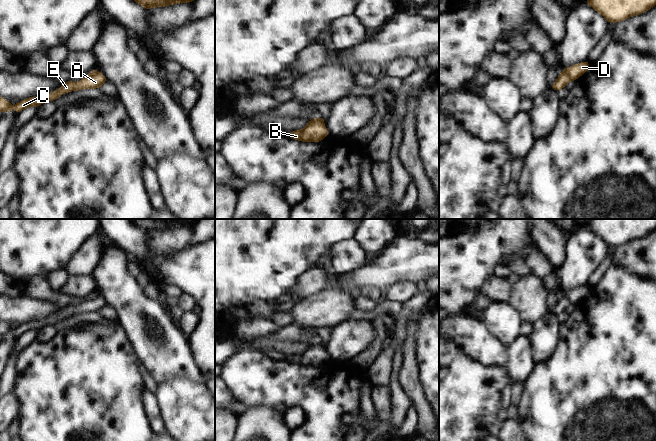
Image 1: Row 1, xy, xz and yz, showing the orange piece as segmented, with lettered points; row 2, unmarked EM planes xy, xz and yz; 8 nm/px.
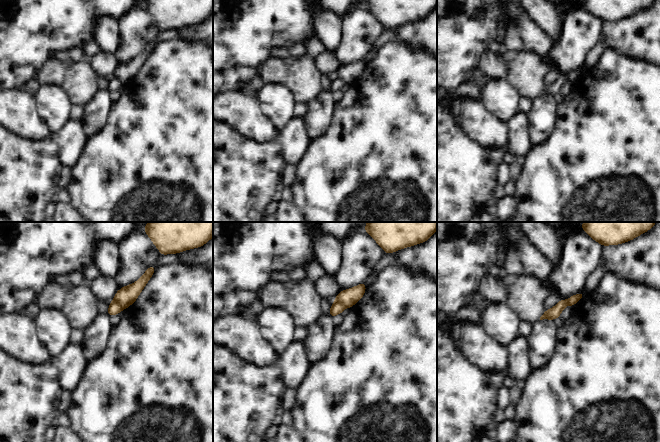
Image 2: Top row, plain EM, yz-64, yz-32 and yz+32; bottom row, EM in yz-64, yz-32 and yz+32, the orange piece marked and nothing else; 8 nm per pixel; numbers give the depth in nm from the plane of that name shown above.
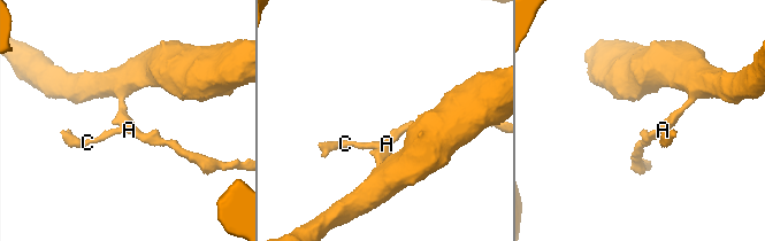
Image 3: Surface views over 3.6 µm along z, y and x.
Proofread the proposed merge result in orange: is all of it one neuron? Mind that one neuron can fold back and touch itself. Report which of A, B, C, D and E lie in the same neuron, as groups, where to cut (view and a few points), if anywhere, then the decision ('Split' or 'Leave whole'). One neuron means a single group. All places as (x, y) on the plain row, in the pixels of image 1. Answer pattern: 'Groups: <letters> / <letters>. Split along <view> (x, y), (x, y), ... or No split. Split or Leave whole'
Groups: A C E / B D. Split along yz (562, 294), (571, 303). Split

